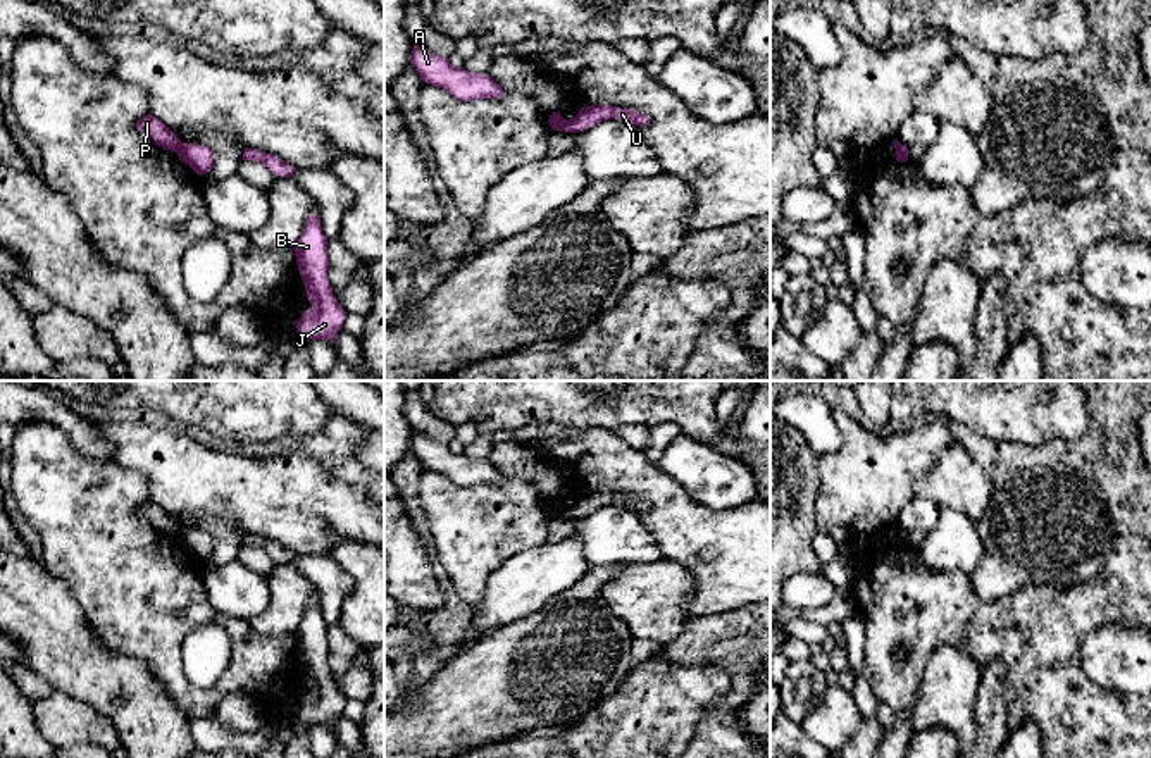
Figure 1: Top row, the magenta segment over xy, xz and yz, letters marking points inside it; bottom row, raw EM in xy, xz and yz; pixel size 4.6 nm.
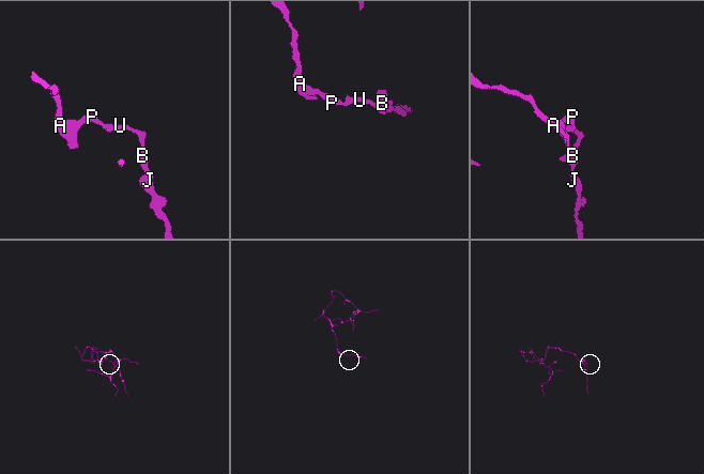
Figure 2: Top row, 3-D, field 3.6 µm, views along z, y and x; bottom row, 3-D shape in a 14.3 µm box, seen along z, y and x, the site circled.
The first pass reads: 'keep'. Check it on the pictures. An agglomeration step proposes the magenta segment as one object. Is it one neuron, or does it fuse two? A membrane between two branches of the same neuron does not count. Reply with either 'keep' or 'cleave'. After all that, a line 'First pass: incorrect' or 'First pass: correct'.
cleave
First pass: incorrect

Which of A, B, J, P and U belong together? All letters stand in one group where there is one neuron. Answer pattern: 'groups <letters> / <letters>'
groups A P / B J U

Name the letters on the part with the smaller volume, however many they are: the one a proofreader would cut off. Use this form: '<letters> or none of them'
B, J, U

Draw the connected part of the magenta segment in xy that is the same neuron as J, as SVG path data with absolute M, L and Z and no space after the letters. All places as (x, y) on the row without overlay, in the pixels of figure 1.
M317 600L308 603L293 636L310 687L310 693L298 706L296 718L307 725L331 725L336 729L336 718L343 713L346 698L338 689L327 665L331 653L327 624Z

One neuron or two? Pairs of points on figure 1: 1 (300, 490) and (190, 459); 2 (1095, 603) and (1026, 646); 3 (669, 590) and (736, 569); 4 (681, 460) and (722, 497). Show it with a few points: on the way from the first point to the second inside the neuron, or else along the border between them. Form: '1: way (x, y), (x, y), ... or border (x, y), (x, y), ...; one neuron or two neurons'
1: way (273, 490), (252, 490), (230, 478), (217, 476); one neuron
2: way (1077, 610), (1050, 622), (1043, 629); one neuron
3: border (665, 557), (691, 576), (690, 615); two neurons
4: way (691, 465), (712, 486); one neuron

